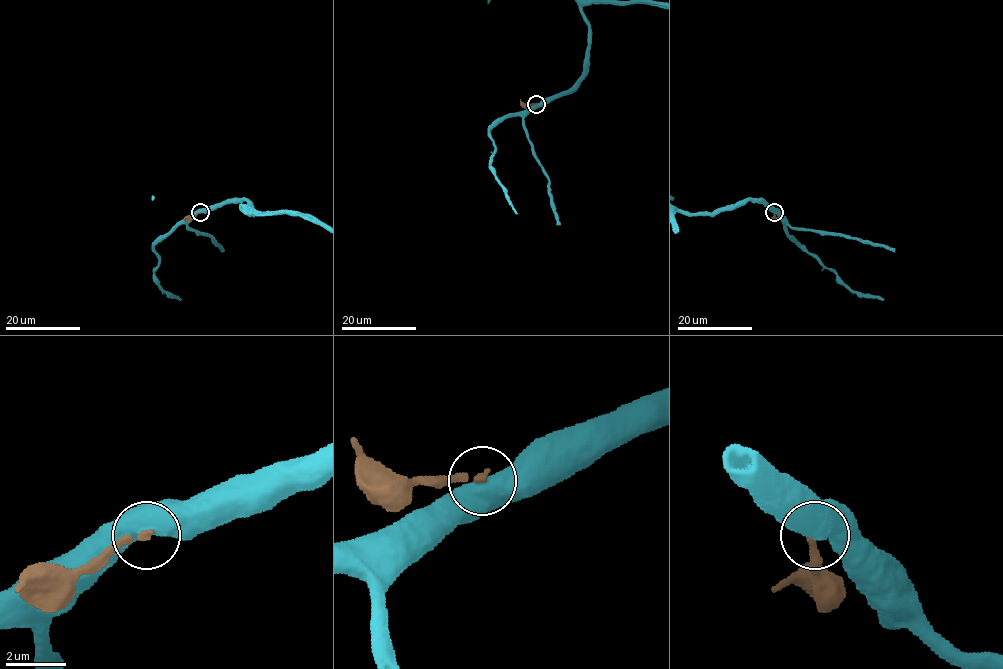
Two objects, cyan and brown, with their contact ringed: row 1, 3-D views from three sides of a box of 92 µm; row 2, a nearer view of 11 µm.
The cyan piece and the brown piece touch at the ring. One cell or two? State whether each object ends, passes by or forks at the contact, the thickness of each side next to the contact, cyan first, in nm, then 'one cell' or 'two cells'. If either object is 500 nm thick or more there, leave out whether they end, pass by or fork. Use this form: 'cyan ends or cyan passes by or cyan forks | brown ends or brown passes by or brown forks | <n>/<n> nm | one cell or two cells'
750/240 nm | two cells

